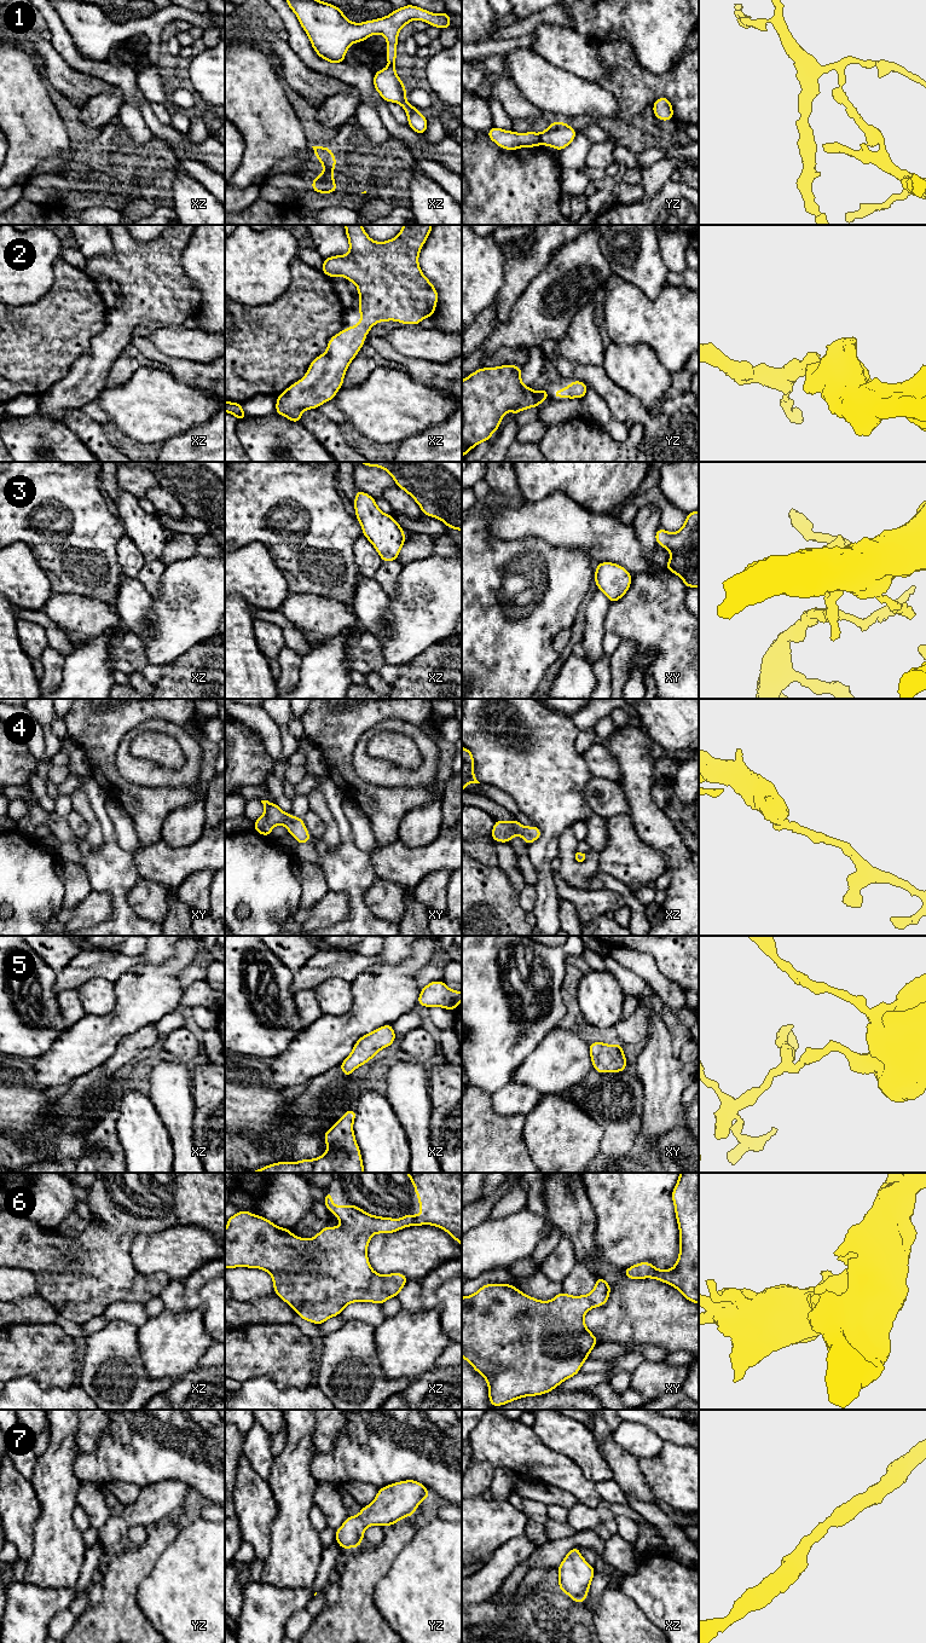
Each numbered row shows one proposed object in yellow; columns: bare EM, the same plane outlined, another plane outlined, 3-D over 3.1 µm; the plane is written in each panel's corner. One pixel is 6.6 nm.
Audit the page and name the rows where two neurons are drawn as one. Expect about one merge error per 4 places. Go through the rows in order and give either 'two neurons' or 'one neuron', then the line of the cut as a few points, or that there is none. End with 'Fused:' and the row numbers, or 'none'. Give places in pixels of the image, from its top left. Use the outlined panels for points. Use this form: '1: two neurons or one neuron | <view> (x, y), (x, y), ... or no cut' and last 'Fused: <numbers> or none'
1: two neurons | yz (538, 134), (540, 143)
2: one neuron | no cut
3: one neuron | no cut
4: one neuron | no cut
5: one neuron | no cut
6: one neuron | no cut
7: one neuron | no cut
Fused: 1

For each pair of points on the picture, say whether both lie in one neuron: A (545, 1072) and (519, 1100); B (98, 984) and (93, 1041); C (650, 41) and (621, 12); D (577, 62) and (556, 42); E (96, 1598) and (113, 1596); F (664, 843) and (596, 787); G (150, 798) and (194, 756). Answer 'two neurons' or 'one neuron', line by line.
A: two neurons
B: two neurons
C: one neuron
D: one neuron
E: two neurons
F: two neurons
G: two neurons

